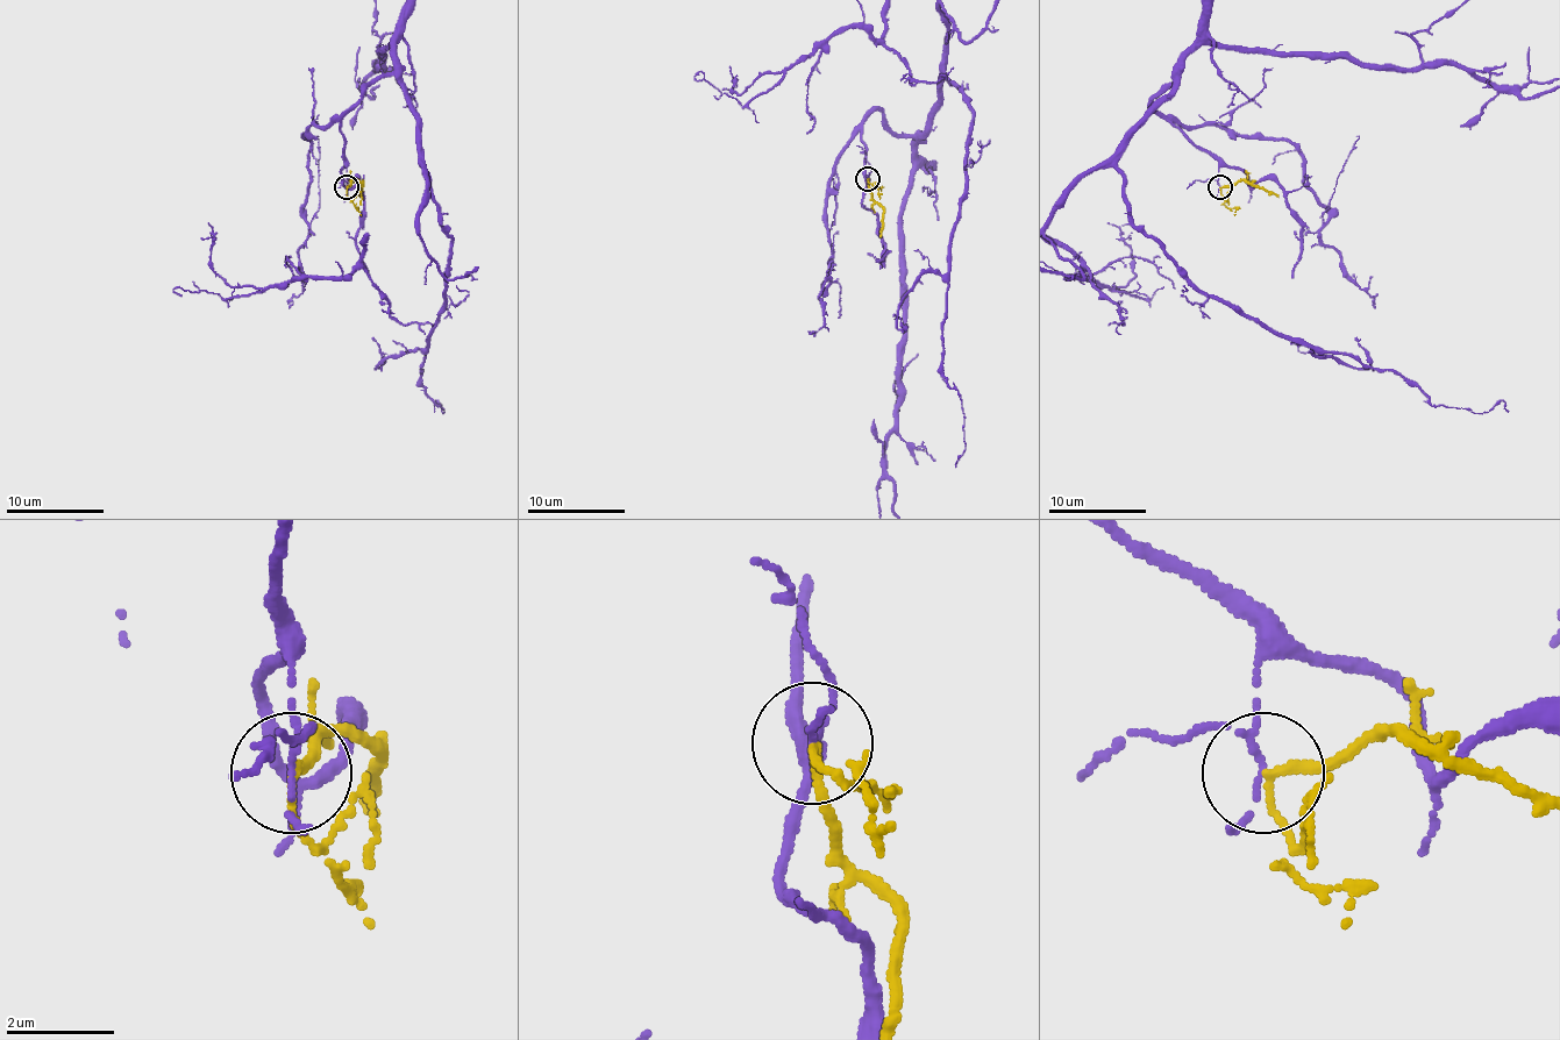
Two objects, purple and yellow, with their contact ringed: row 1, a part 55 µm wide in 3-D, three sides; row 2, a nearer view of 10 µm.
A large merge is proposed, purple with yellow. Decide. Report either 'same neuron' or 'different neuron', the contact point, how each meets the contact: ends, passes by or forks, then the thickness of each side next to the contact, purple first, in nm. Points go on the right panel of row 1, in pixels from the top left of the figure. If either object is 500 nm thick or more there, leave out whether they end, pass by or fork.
different neuron; place (1219, 187); purple forks; yellow passes by; calibres 70 and 140 nm

